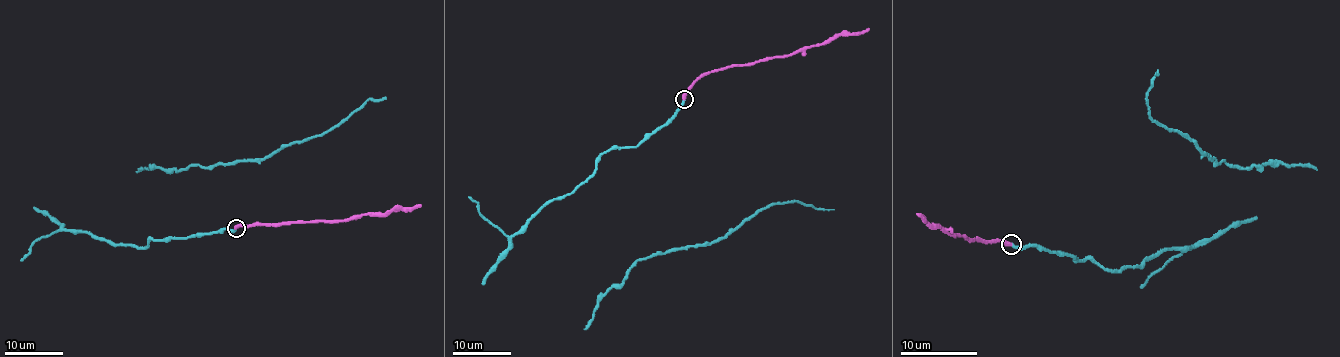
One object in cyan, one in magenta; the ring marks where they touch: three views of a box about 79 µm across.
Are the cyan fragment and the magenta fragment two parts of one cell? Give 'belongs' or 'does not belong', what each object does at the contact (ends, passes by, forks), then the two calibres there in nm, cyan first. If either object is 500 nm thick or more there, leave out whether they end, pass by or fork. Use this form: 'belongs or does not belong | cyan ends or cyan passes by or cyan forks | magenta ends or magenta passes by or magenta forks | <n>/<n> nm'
belongs | cyan ends | magenta ends | 240/440 nm

